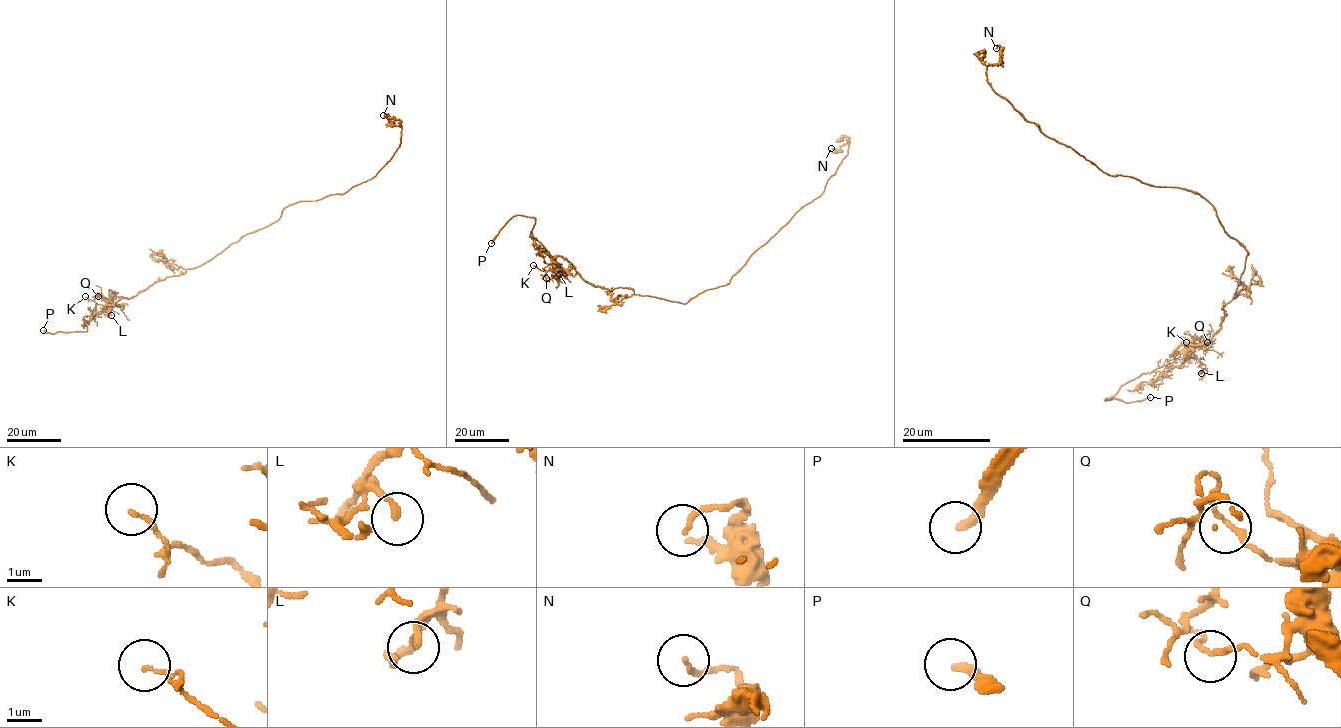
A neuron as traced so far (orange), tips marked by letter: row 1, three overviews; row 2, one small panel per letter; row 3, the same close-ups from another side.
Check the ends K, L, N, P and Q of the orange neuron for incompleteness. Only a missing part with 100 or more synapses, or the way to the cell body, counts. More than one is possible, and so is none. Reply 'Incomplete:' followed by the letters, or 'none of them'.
Incomplete: P

